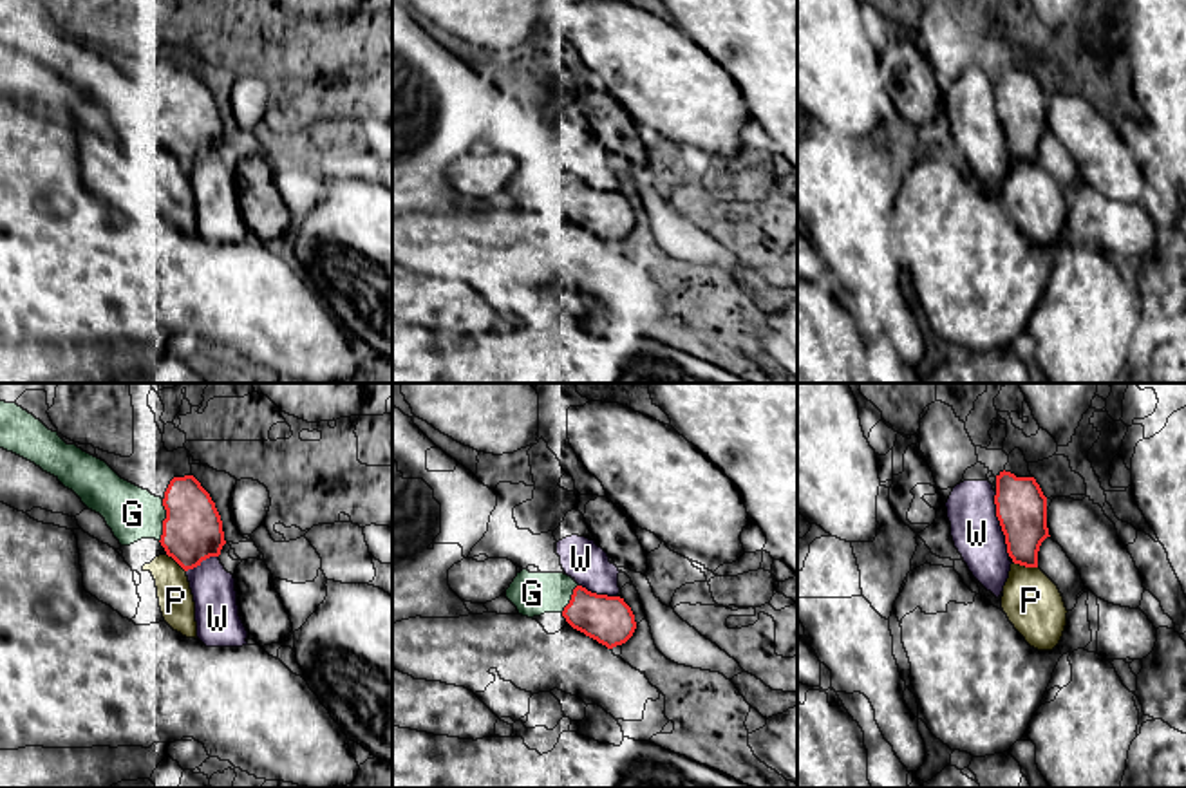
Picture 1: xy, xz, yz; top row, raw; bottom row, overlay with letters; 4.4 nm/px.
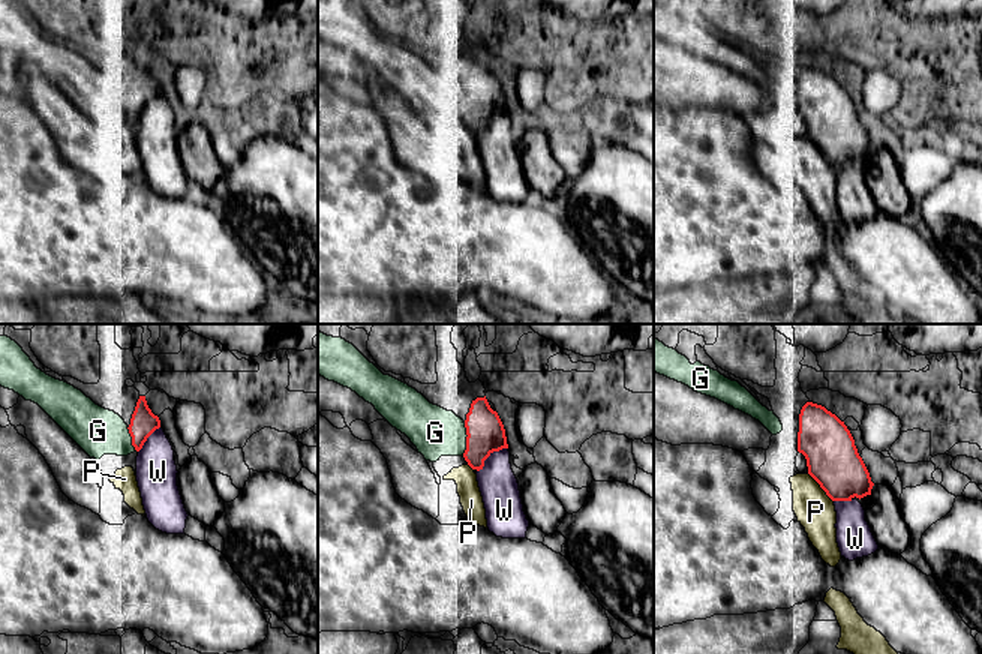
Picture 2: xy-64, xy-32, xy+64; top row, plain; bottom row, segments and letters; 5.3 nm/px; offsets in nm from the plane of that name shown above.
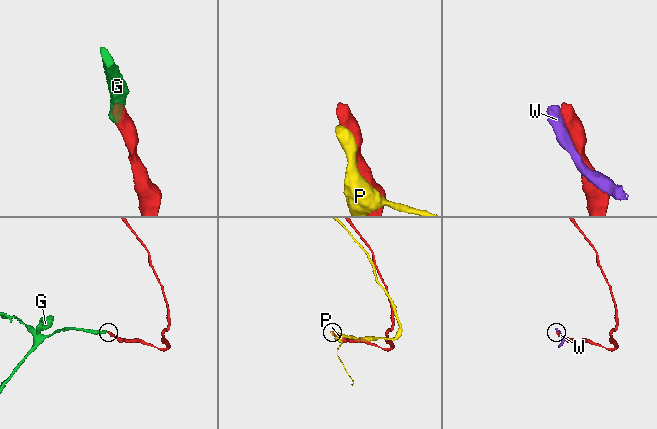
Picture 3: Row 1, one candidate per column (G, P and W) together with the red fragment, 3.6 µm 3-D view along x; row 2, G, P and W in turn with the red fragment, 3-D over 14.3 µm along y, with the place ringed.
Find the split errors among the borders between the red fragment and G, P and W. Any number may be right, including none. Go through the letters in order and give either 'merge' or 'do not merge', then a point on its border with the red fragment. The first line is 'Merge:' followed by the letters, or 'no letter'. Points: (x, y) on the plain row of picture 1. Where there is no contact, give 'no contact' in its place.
Merge: G
G: merge; meets red in xy at (163, 116)
P: do not merge; meets red in yz at (1025, 161)
W: do not merge; meets red in yz at (1000, 120)

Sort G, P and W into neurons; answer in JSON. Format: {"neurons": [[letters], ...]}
{"neurons": [["G"], ["P"], ["W"]]}

